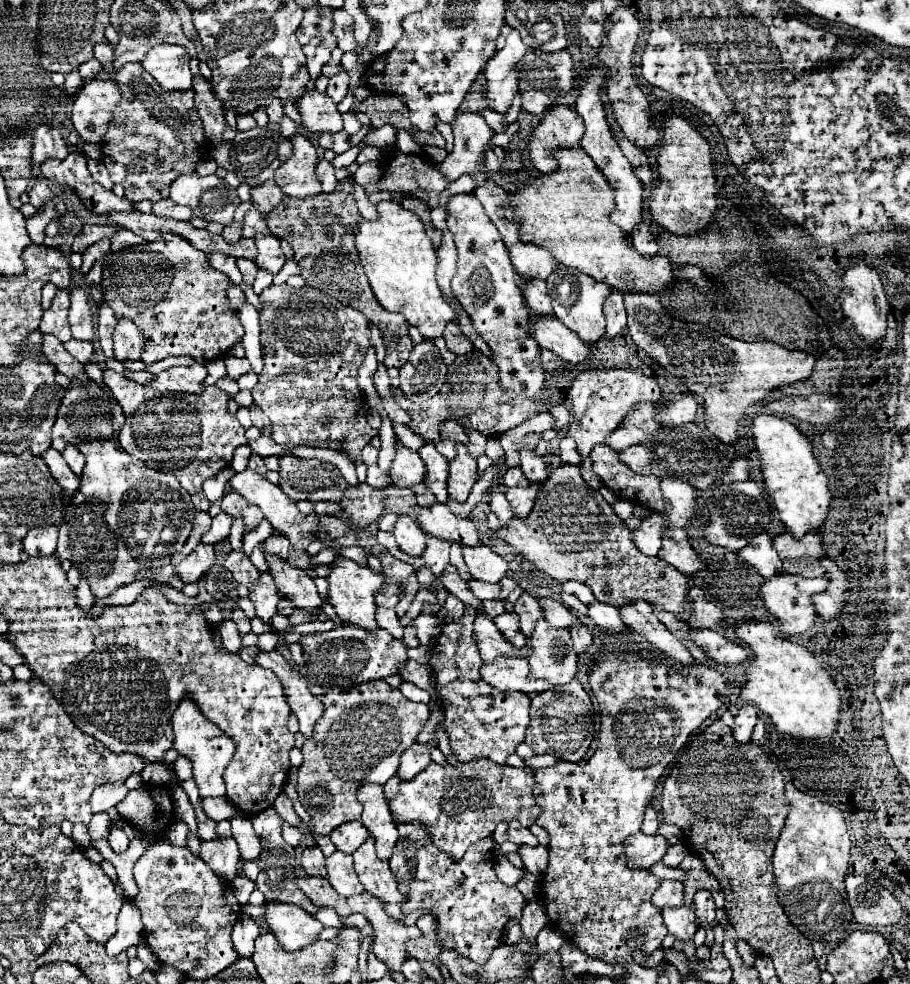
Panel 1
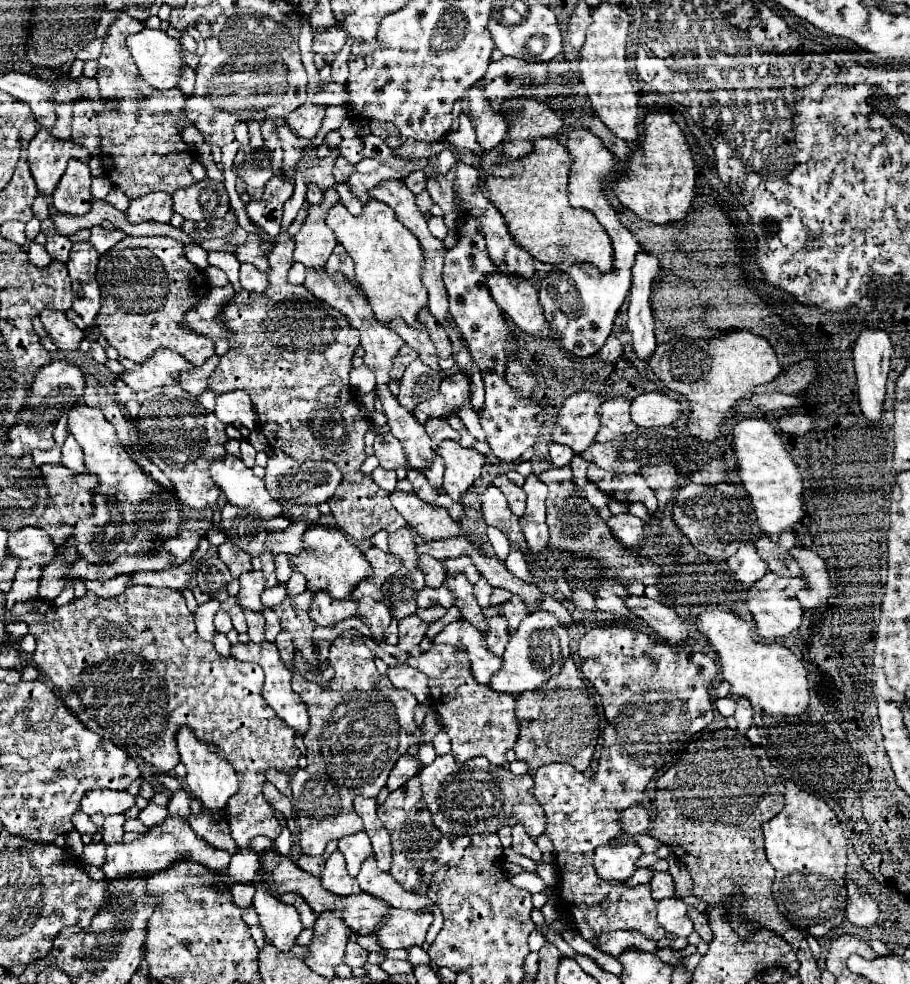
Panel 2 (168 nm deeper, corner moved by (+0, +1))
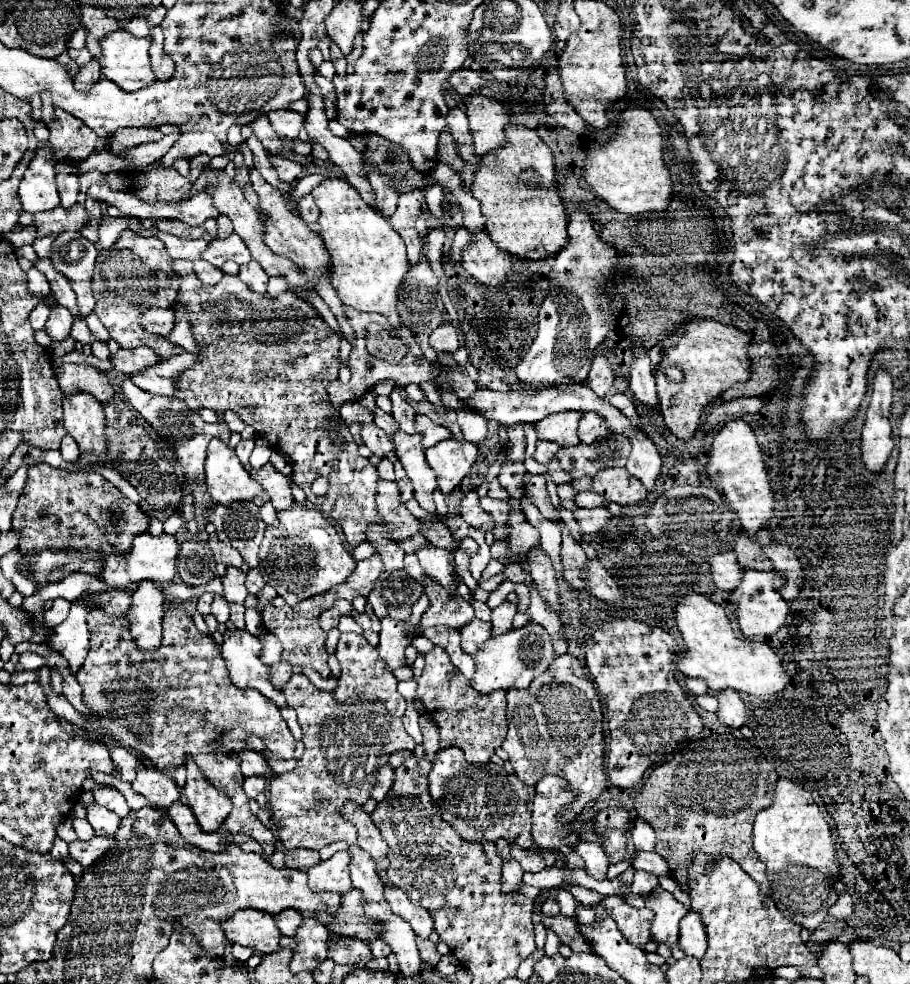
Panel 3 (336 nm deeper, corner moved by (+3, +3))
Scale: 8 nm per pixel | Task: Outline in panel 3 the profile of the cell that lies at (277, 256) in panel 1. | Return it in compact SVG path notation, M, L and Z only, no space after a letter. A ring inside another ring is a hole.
M232 234L228 238L224 238L224 240L220 240L220 238L212 240L208 244L206 252L202 254L202 258L208 260L210 264L218 266L218 268L222 268L222 264L228 262L228 260L232 260L236 264L248 264L252 260L244 240L238 234Z

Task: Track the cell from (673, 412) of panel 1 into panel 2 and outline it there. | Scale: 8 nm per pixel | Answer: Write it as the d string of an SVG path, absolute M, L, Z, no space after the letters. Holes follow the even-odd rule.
M651 392L651 394L639 394L631 400L631 420L639 428L659 428L669 426L673 420L677 420L683 414L681 402L671 400L665 394Z

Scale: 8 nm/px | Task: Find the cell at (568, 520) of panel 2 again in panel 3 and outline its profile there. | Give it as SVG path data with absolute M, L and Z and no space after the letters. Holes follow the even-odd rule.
M530 476L528 478L528 484L526 484L526 490L530 492L534 504L538 506L538 510L542 512L544 518L548 520L554 520L556 524L560 524L560 512L558 508L550 502L550 496L548 496L548 490L546 490L546 480L544 476Z

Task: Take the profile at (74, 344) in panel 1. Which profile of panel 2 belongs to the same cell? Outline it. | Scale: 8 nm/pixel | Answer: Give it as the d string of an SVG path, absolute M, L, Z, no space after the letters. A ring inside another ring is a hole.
M43 310L39 314L45 330L49 332L49 338L57 344L61 350L77 350L79 342L83 338L83 330L79 330L73 322L67 320L65 312L55 310Z

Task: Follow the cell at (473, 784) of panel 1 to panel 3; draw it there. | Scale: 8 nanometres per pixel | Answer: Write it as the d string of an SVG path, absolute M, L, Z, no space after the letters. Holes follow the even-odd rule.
M442 748L432 760L428 792L432 804L440 808L442 818L468 842L496 842L498 838L506 838L520 848L530 848L534 844L530 834L534 788L528 790L528 786L520 782L516 774L508 774L504 766L494 762L470 764L460 748Z

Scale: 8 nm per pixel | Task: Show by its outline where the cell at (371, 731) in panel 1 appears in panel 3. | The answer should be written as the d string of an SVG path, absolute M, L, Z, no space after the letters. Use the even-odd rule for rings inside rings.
M344 632L340 634L336 656L342 666L336 690L318 690L304 674L292 674L284 686L286 702L298 714L306 746L294 772L270 780L268 802L278 828L276 836L288 850L322 850L336 840L354 844L358 840L356 828L340 814L348 800L360 800L360 794L352 794L352 790L368 790L370 796L378 768L388 764L388 758L396 750L416 746L402 726L406 700L396 690L398 682L380 660L378 650L364 636ZM344 766L352 768L344 770Z

